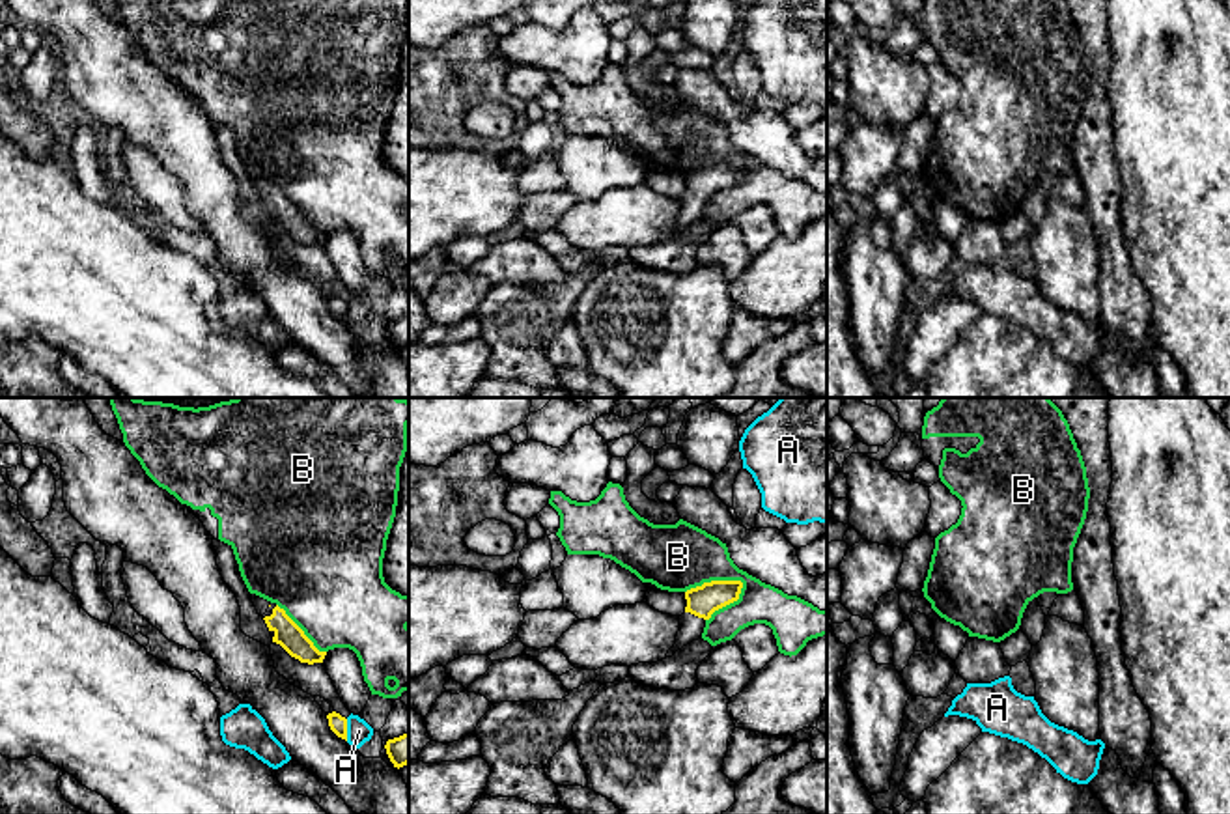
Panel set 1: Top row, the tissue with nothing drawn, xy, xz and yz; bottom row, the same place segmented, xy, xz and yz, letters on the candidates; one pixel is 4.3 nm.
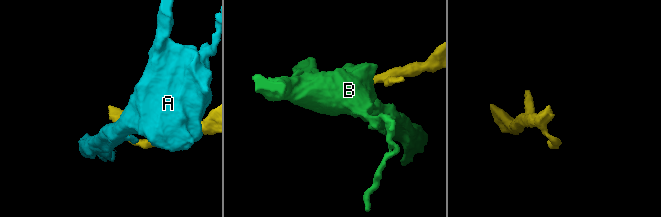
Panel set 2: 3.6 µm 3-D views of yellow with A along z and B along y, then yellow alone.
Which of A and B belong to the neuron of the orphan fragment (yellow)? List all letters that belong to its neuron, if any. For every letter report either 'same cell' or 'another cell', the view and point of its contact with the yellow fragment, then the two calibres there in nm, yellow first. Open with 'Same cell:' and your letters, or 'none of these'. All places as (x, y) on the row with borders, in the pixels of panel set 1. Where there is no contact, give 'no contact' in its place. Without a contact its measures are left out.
Same cell: none of these
A: another cell; meets yellow in xy at (346, 730); 80 nm thick on the yellow side, 100 nm on the other
B: another cell; meets yellow in xz at (713, 581); 140 nm thick on the yellow side, 280 nm on the other

